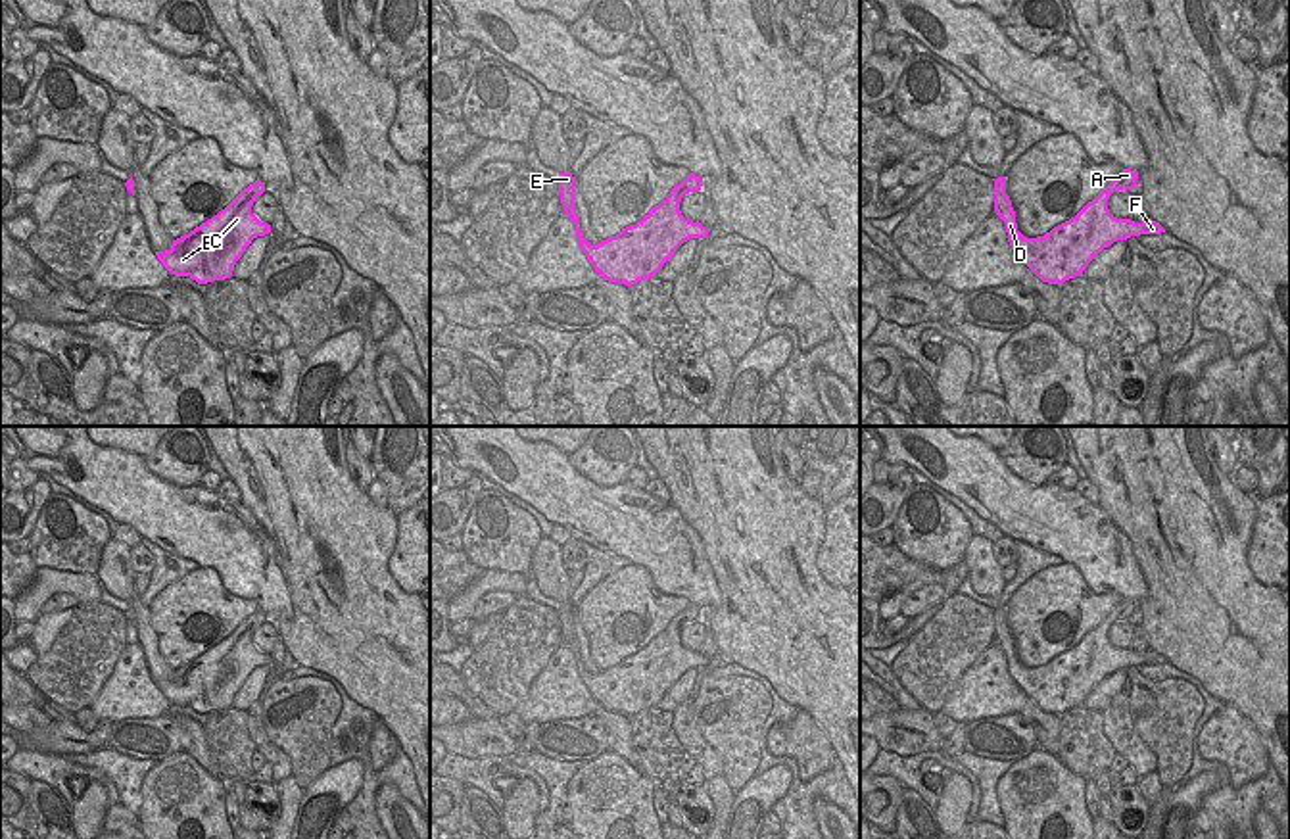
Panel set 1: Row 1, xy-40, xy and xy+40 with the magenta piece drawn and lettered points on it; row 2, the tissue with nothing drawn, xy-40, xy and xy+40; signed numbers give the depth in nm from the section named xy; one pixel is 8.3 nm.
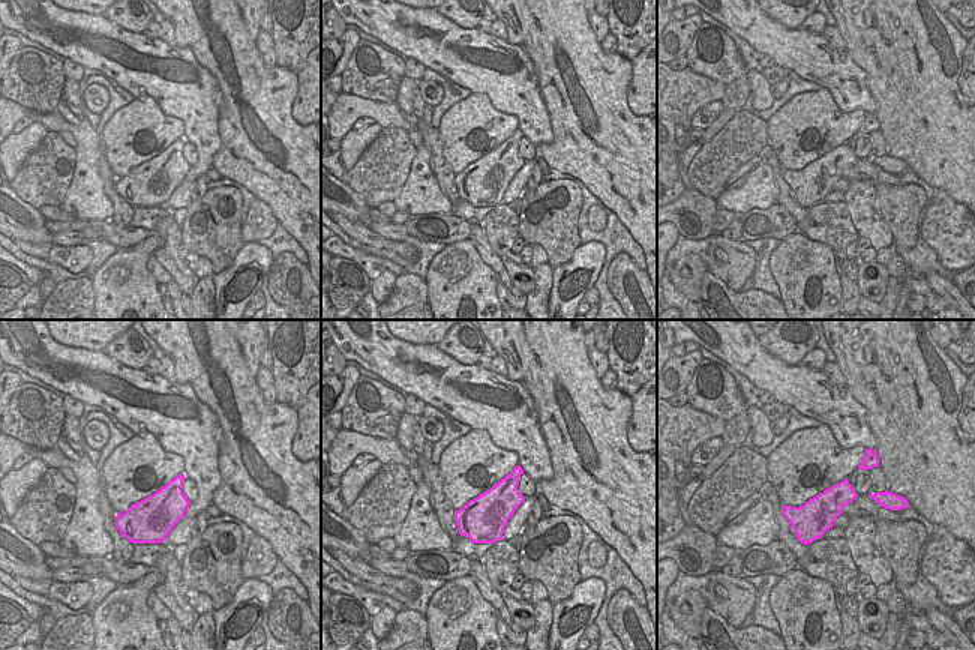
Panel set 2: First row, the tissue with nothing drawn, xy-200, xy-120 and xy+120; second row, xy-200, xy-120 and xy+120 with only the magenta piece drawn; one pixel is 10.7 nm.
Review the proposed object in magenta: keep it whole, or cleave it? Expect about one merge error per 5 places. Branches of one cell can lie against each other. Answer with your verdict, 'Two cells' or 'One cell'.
One cell

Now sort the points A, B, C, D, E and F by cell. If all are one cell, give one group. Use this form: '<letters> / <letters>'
A B C D E F

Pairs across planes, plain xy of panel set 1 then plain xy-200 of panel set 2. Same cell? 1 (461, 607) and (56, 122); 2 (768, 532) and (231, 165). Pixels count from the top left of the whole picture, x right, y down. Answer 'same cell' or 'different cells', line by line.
1: same cell
2: same cell

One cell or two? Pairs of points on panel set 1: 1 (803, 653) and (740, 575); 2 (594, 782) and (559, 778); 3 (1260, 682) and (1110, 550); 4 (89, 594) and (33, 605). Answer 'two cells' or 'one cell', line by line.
1: one cell
2: two cells
3: two cells
4: one cell

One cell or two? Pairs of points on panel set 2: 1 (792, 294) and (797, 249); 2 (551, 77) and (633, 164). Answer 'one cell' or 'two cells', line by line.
1: one cell
2: one cell

